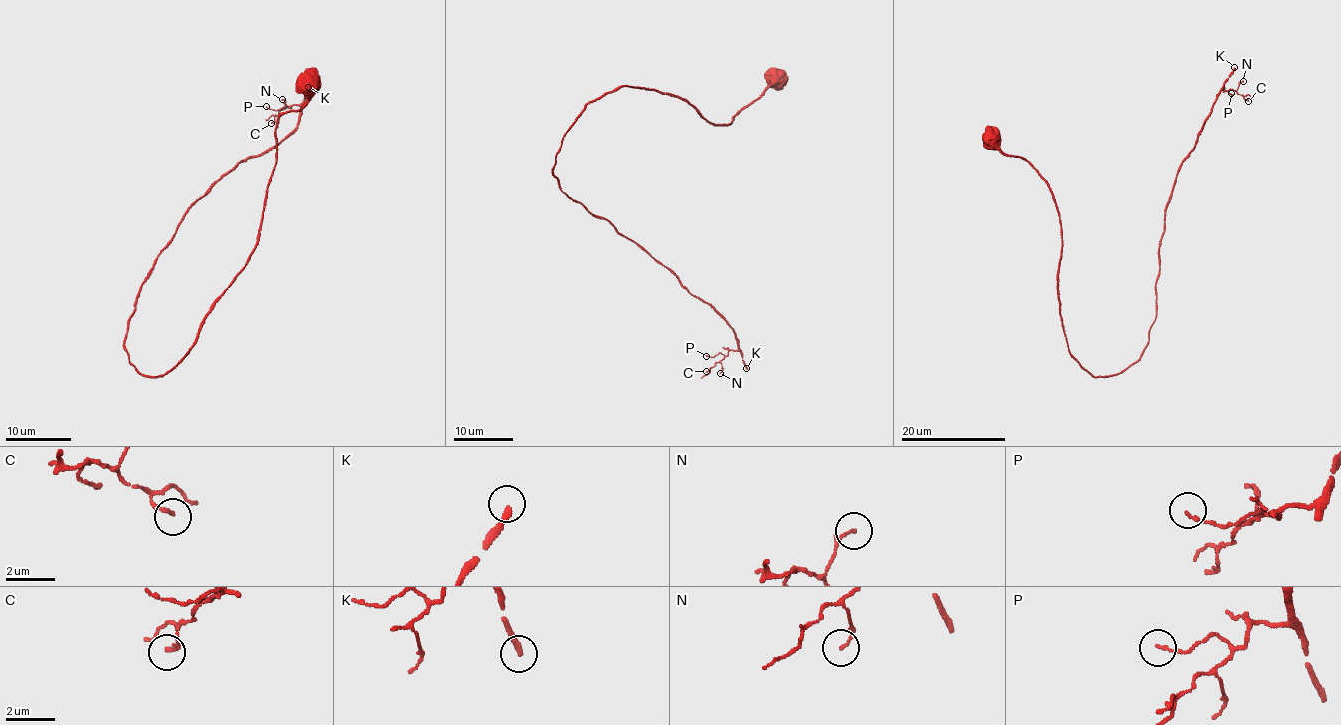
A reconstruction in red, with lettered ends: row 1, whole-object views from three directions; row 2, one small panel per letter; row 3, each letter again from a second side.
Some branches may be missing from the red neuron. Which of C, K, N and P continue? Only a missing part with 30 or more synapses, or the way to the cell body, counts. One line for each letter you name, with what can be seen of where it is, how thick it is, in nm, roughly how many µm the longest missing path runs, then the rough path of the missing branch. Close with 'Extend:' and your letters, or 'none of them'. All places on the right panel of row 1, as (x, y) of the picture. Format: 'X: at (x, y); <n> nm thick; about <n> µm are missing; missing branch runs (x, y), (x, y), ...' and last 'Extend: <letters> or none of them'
K: at (1234, 67); 240 nm thick; about 130 µm are missing
Extend: K

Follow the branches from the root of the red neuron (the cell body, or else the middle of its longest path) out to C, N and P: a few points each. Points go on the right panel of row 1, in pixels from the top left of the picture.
C: (991, 139), (1051, 192), (1068, 351), (1093, 377), (1111, 376), (1148, 341), (1176, 174), (1223, 87), (1248, 101)
N: (991, 139), (1058, 211), (1068, 351), (1114, 376), (1148, 341), (1176, 174), (1217, 94), (1243, 81)
P: (991, 139), (1051, 192), (1068, 351), (1093, 377), (1111, 376), (1148, 341), (1165, 205), (1217, 94), (1231, 93)

